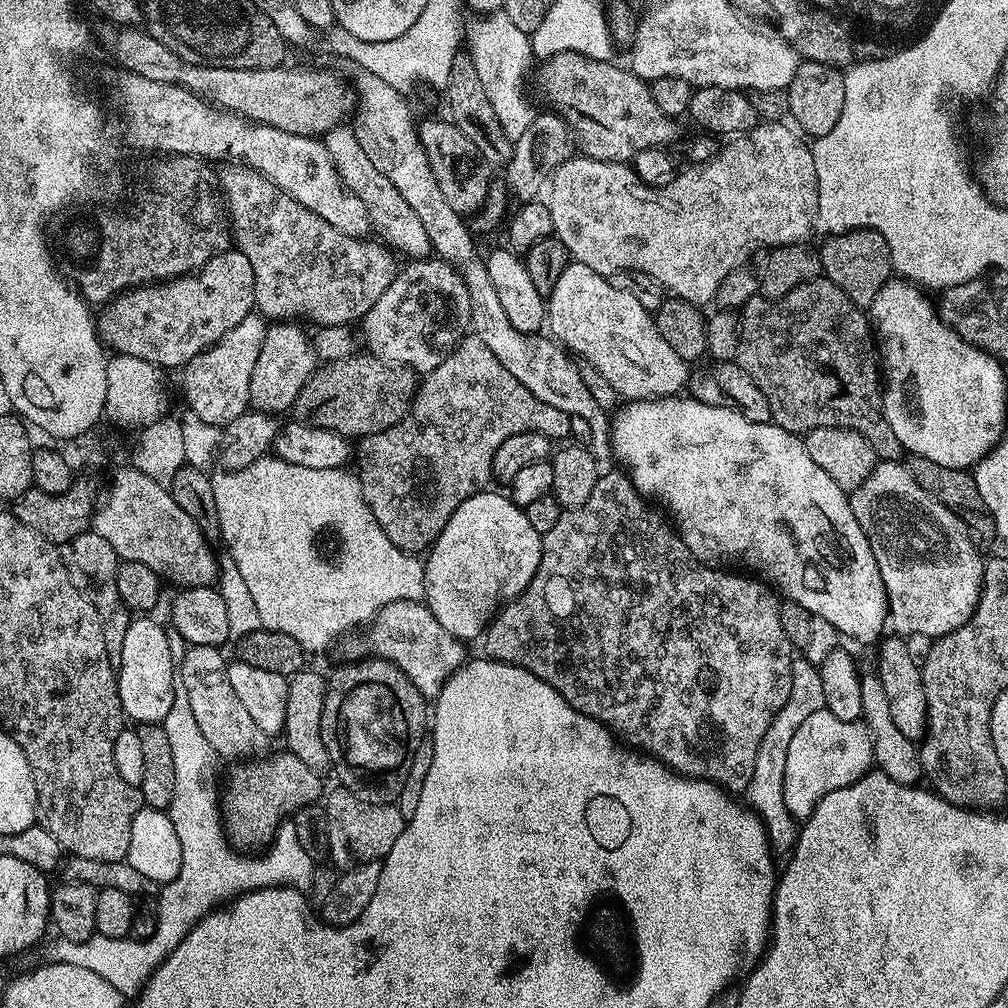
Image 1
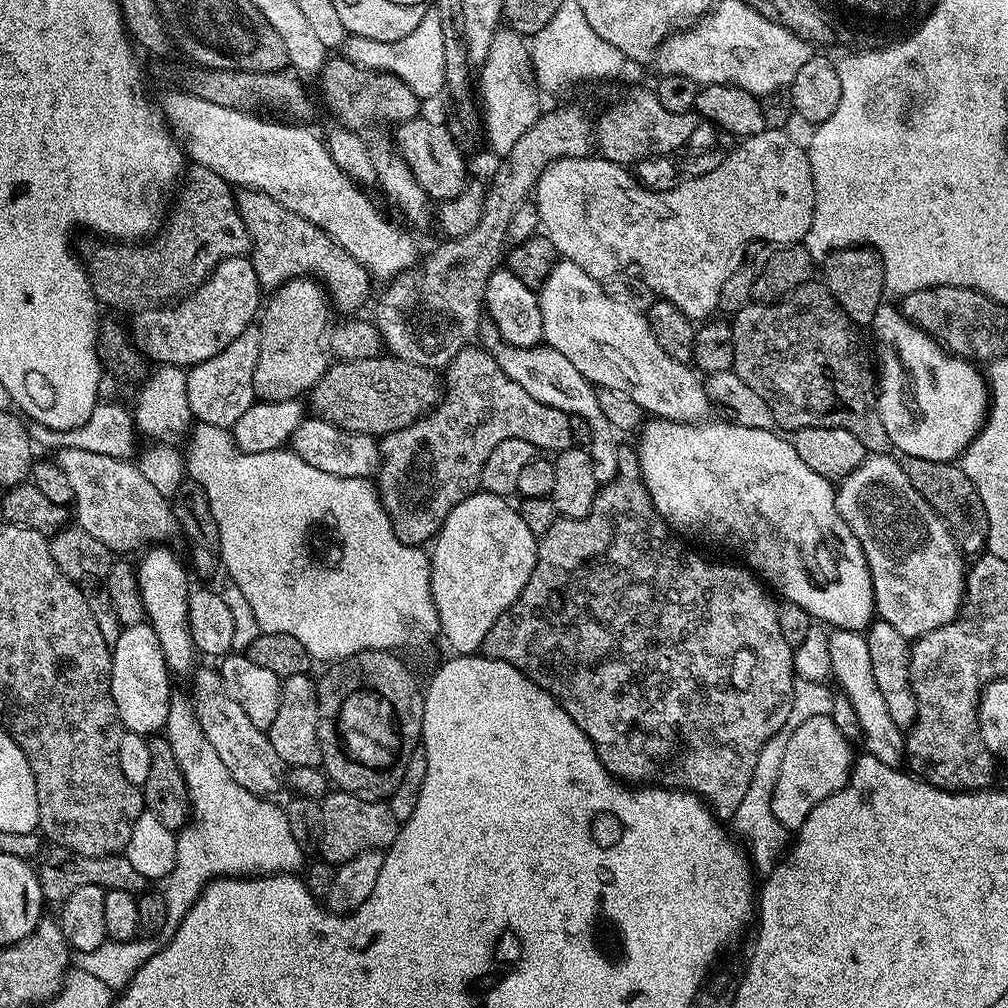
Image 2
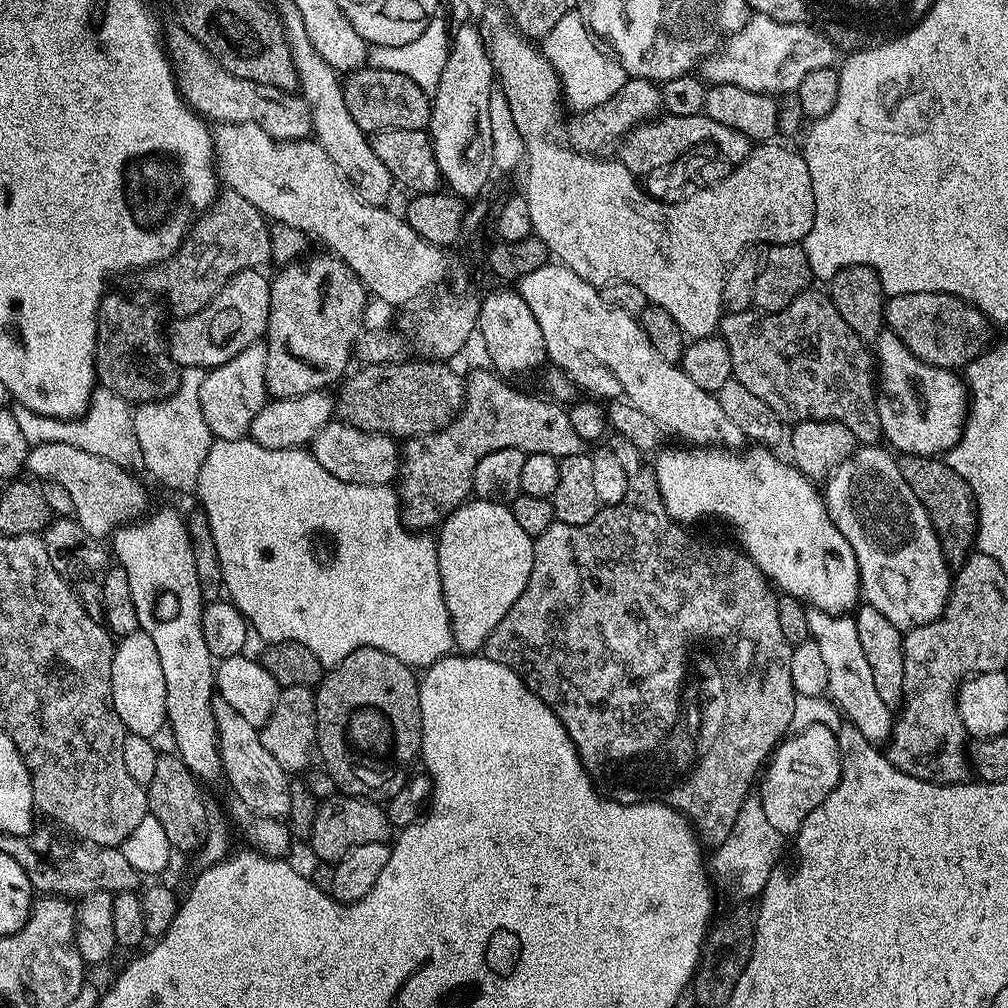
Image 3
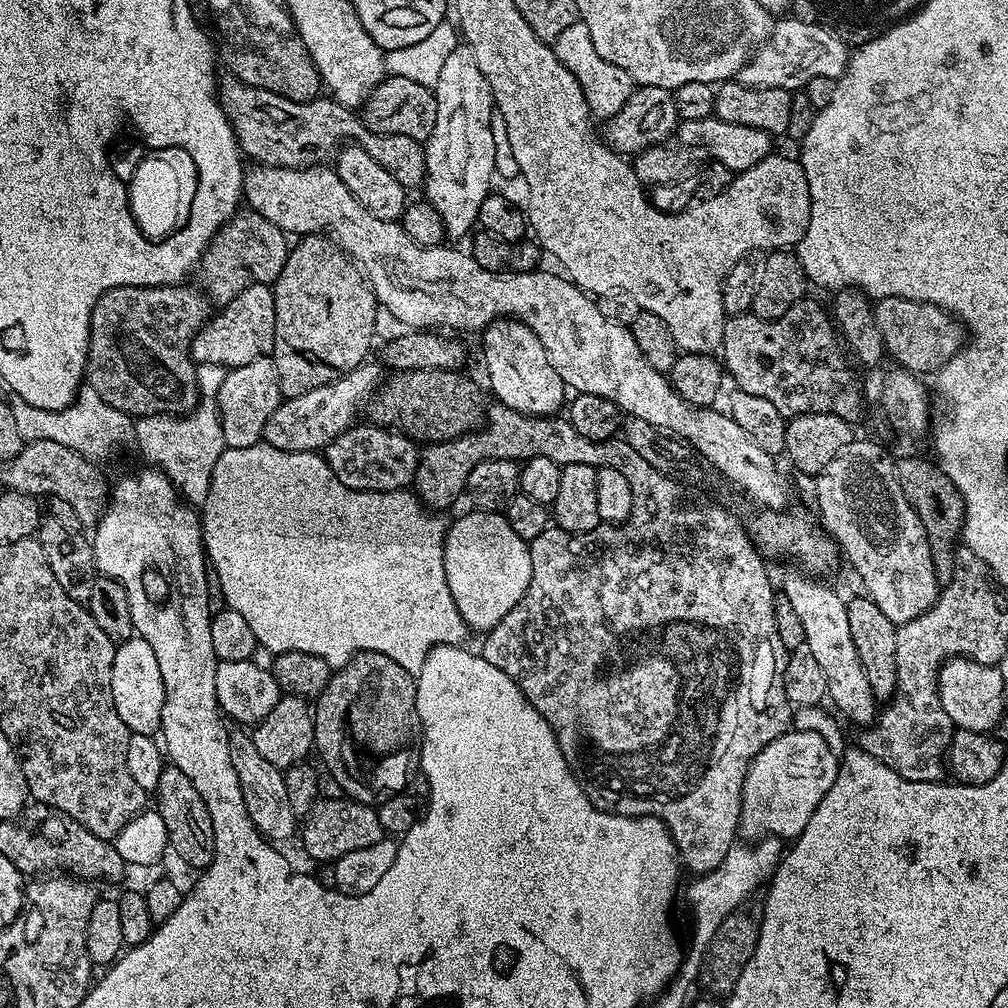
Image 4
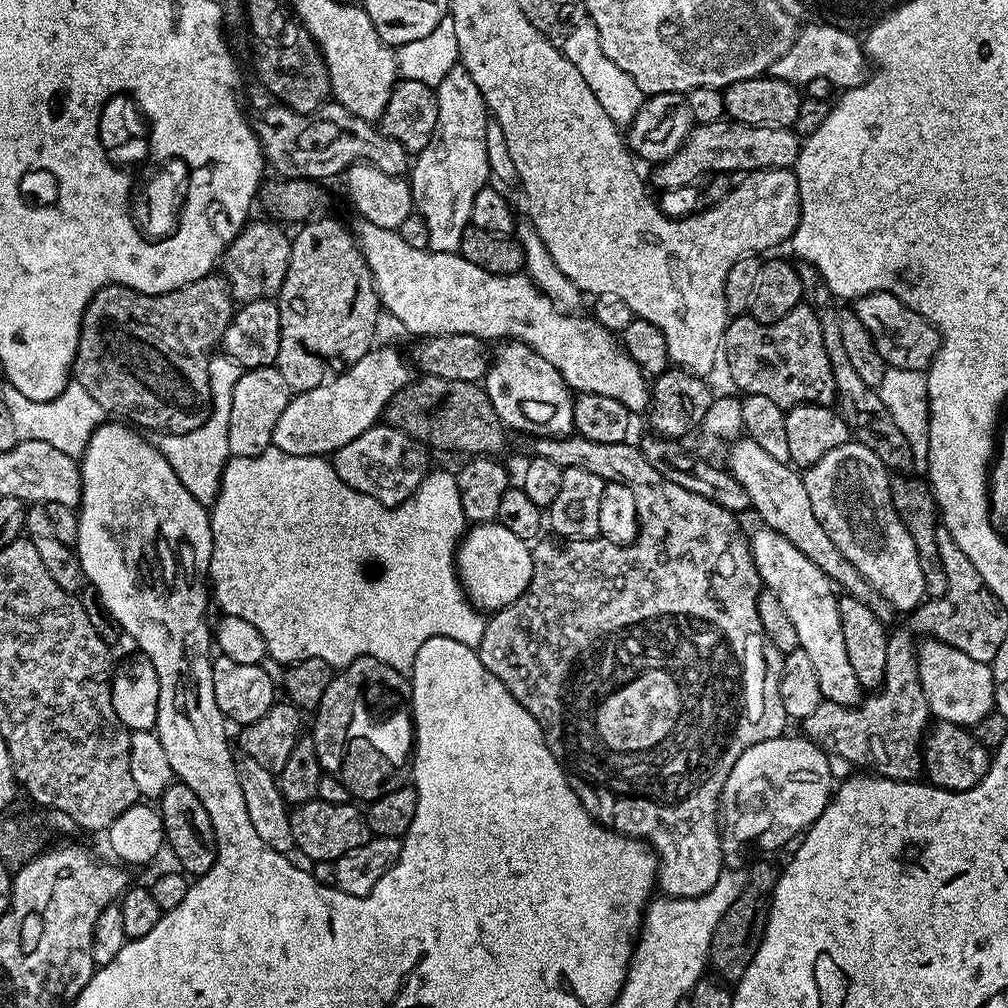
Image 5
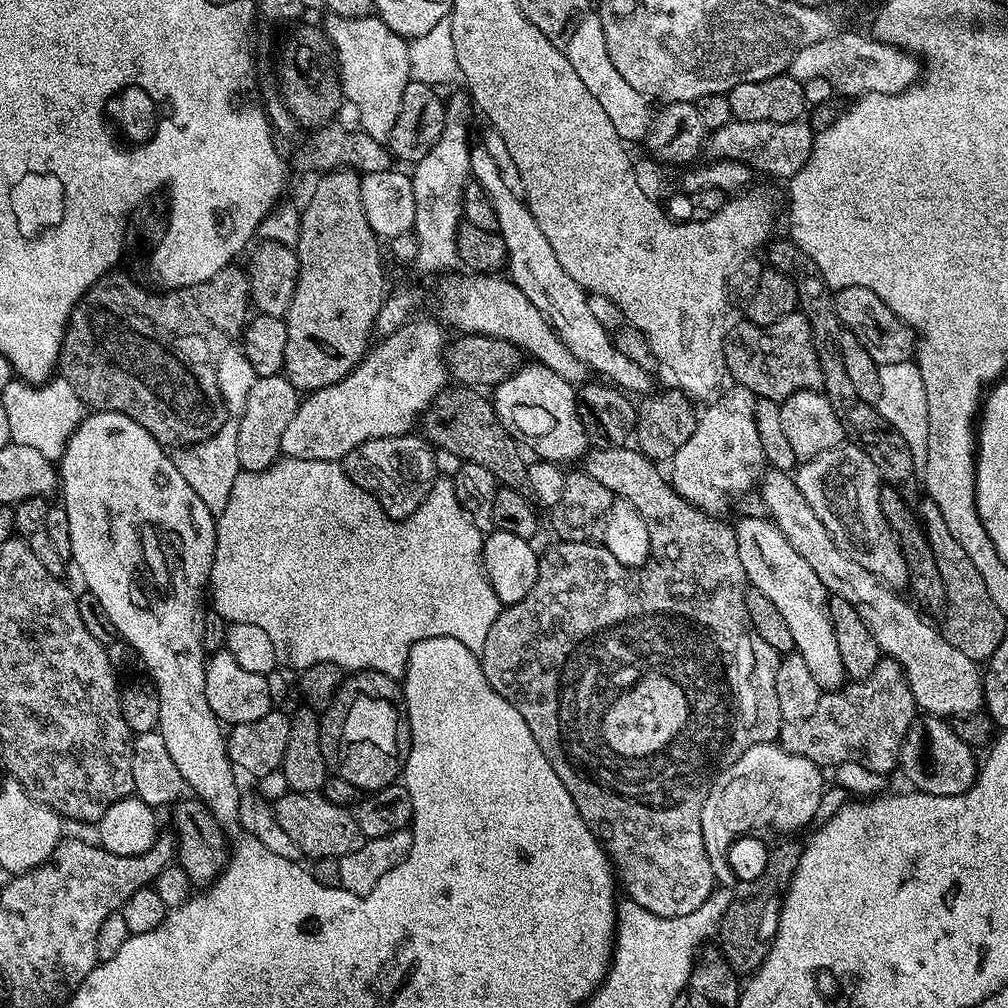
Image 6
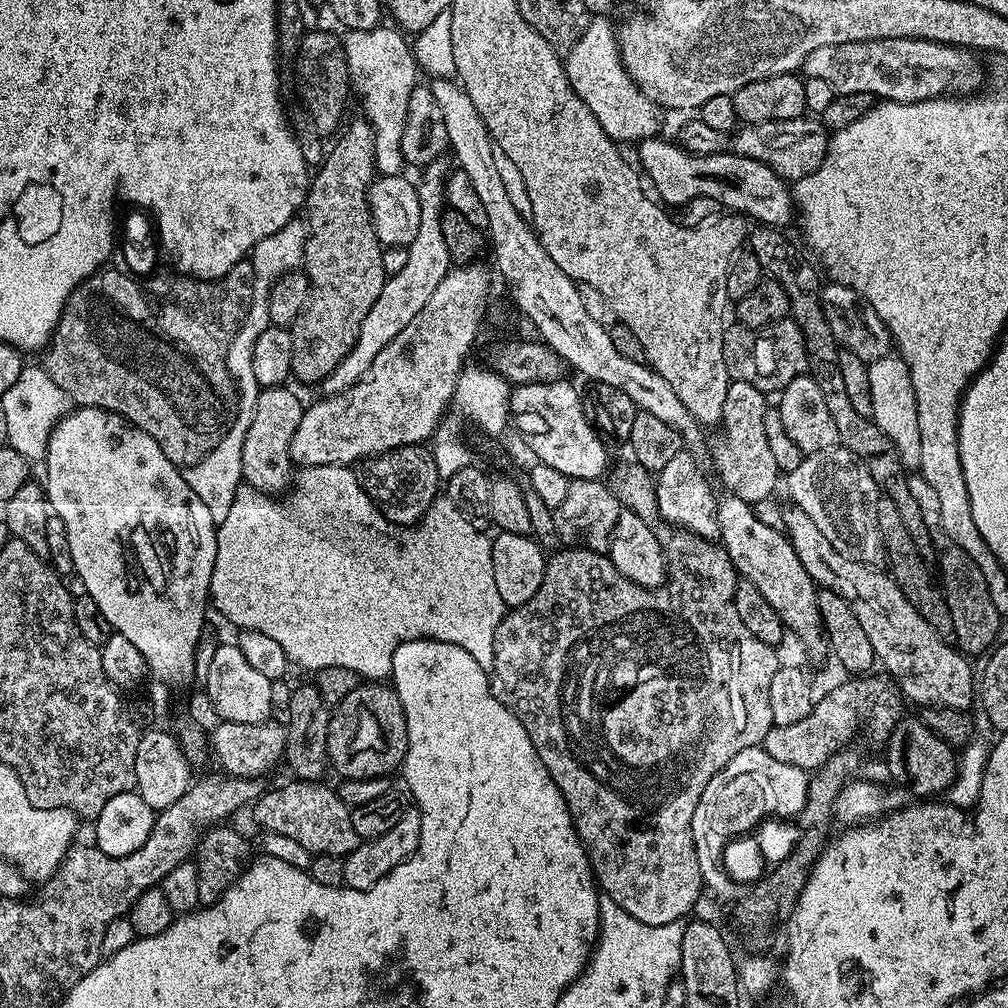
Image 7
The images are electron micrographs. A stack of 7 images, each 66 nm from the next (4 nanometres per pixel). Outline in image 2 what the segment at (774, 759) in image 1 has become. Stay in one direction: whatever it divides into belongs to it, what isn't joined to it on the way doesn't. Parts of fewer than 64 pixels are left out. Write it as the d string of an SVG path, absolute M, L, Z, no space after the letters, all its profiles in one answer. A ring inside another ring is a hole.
M797 679L794 684L794 699L792 709L786 718L783 728L779 728L762 746L762 754L758 754L758 766L754 766L754 778L750 778L750 790L742 797L738 810L732 815L731 827L736 827L735 835L741 836L743 847L746 849L749 861L754 865L755 871L761 874L773 872L777 864L785 855L790 844L789 829L784 828L782 822L775 817L774 807L771 806L772 795L778 786L778 778L782 771L782 760L785 757L787 743L790 742L791 734L802 722L815 715L832 715L833 689L828 689L827 683L818 681L804 681ZM785 847L785 848L784 848Z

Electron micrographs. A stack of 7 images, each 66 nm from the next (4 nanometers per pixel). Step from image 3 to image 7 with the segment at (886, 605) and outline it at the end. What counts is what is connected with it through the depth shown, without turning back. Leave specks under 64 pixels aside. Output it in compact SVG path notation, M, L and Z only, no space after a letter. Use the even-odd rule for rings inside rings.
M843 446L810 452L798 470L787 473L786 480L791 503L810 514L814 526L830 538L834 550L863 564L876 566L881 563L884 544L880 541L876 507L882 493L863 460Z

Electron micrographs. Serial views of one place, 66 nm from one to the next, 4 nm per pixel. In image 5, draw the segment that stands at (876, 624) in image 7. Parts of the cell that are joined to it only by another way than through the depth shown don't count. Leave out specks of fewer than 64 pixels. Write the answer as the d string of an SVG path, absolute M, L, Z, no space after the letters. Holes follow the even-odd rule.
M740 438L731 447L733 448L728 452L726 468L731 472L732 477L746 489L746 494L750 494L751 511L757 512L764 519L761 520L763 527L773 528L778 534L782 534L782 538L794 542L794 546L798 546L798 550L802 550L802 554L806 554L806 558L810 558L810 562L814 562L814 566L818 566L818 570L827 574L833 584L843 589L847 595L871 605L877 599L876 591L863 580L854 565L841 554L838 546L834 546L834 542L830 542L826 530L822 530L822 522L818 522L818 518L814 518L814 510L810 507L810 494L806 494L803 475L791 463L783 464L778 462L778 458L766 454L766 450L762 450L762 446L758 446L758 442L753 440ZM924 638L921 641L916 652L916 669L929 713L937 721L945 720L961 726L981 722L996 706L992 665L978 662L970 658L970 654L962 654L962 650L954 650L954 646L940 640Z

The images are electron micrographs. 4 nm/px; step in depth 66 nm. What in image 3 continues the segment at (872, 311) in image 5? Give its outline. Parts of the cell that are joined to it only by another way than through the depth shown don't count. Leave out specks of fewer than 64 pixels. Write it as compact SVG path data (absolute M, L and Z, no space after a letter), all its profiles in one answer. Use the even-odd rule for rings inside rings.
M919 292L888 296L884 306L887 331L894 333L924 364L963 369L989 347L990 321L973 304L950 294Z

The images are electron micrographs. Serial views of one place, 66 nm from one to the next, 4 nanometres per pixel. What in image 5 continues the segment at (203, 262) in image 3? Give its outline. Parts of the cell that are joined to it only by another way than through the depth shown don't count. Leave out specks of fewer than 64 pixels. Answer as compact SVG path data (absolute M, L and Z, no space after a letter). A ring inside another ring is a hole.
M255 220L245 224L222 257L222 272L236 302L279 297L286 270L290 266L292 242L289 233L284 233L279 223L267 224L264 220Z

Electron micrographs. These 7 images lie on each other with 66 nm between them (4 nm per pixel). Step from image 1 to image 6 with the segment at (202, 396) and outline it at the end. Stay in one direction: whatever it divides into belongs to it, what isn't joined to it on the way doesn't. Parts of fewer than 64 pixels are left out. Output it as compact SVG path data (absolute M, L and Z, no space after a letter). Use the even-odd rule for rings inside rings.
M261 376L255 380L246 397L245 413L238 431L238 462L246 472L261 472L281 459L282 430L294 418L298 393L287 376Z

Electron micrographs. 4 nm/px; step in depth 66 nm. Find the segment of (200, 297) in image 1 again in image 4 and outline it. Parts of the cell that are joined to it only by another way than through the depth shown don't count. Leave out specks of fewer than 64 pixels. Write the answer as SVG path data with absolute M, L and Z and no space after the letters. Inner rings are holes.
M251 284L223 305L192 340L192 358L199 364L216 363L231 370L254 362L259 356L271 356L274 346L274 294L266 284Z

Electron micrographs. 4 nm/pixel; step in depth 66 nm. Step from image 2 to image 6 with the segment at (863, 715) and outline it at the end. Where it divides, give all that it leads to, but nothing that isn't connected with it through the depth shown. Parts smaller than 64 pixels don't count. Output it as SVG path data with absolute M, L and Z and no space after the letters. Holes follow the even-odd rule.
M740 516L737 521L734 527L738 542L738 556L742 558L742 570L746 570L749 585L755 591L766 594L766 598L770 598L770 602L774 602L774 606L782 613L782 618L786 621L787 628L790 629L790 635L794 638L794 652L801 655L803 661L807 663L820 689L824 692L834 692L838 688L843 688L846 677L842 657L838 650L838 641L834 636L834 626L830 622L830 610L828 609L830 593L826 590L826 586L822 586L818 574L814 574L814 569L798 555L798 550L794 550L790 542L786 542L782 530L778 530L771 519Z

